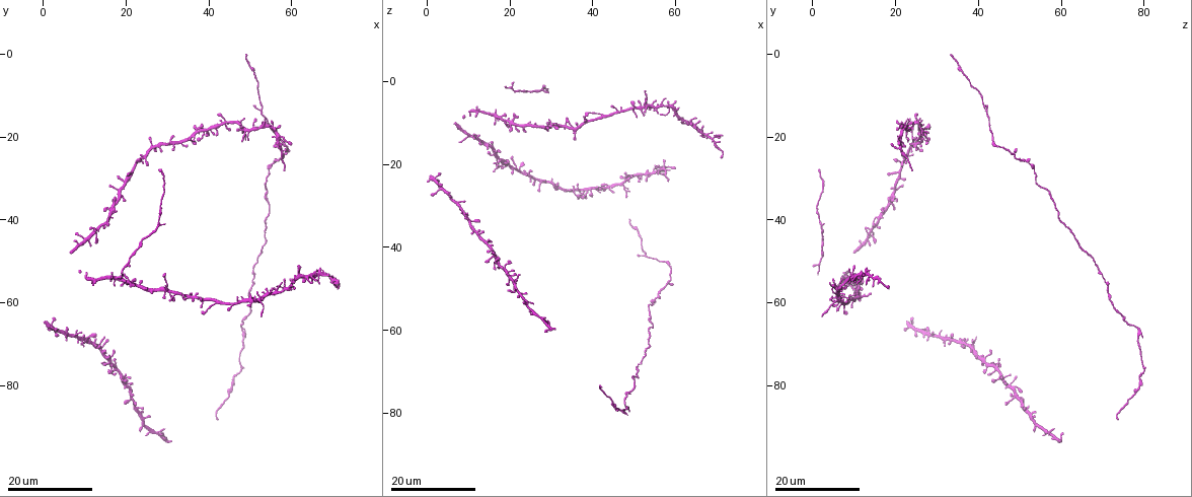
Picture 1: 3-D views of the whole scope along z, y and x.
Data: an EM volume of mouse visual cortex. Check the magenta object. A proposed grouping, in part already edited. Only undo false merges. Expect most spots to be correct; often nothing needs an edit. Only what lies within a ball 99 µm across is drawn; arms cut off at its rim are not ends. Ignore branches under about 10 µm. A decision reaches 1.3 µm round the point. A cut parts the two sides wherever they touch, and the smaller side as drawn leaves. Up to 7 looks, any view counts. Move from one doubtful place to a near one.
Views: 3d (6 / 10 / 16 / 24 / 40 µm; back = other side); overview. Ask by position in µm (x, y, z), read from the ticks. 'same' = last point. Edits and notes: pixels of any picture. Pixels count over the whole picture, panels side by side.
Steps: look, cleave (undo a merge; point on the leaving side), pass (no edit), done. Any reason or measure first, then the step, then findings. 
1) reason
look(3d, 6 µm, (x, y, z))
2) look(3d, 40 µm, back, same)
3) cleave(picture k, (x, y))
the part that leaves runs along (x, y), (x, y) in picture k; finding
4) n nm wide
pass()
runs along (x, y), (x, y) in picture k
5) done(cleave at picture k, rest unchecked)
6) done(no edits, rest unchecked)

four-way junction
look(3d, 24 µm, (35.5, 20.0, 26.5))

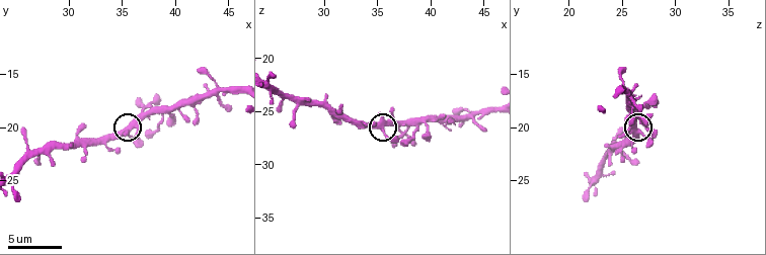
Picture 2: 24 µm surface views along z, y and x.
look(3d, 10 µm, (35.4, 20.4, 26.4))

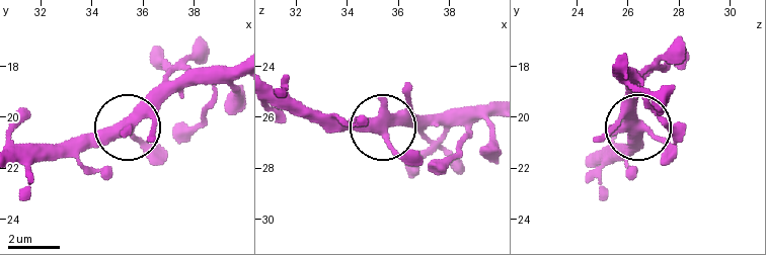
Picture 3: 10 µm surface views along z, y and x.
side arm 141 µm
pass()
all the same cell

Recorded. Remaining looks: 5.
four arms meet
look(3d, 16 µm, (47.5, 16.5, 25.0))

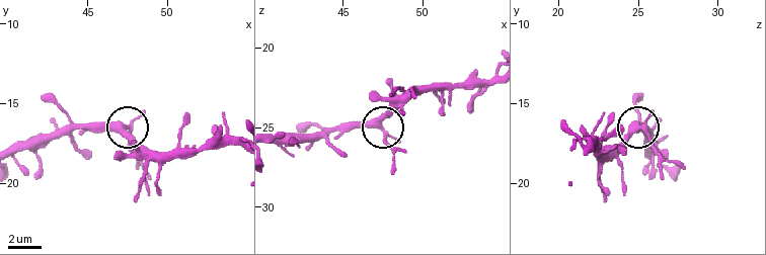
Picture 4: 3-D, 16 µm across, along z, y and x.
look(3d, 6 µm, (47.1, 16.5, 24.8))

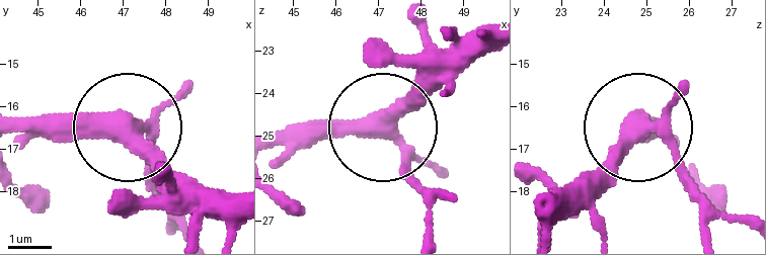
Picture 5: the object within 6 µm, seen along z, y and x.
look(3d, 6 µm, back, (47.15, 16.40, 24.75))

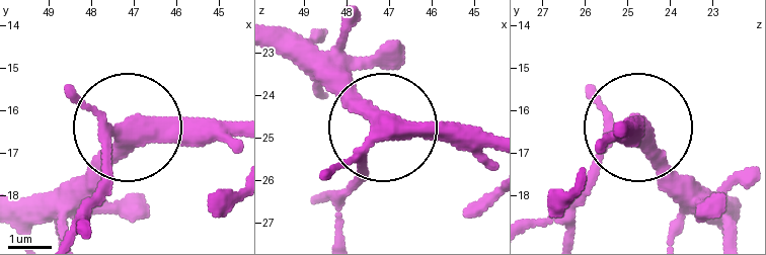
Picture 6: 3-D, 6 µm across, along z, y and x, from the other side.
pass()
runs along (238, 132), (129, 136), (68, 193) in picture 6; continuous, no second cell

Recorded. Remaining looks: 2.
two arms in line, one across
look(3d, 24 µm, (27.0, 42.0, 2.0))

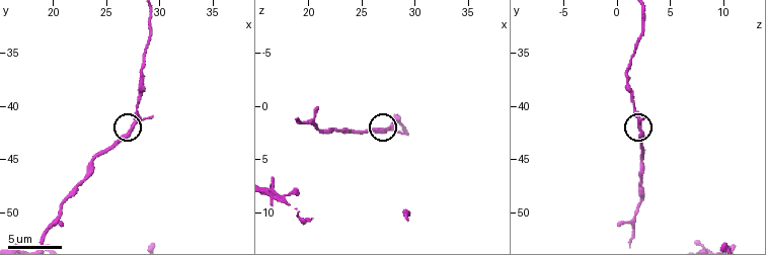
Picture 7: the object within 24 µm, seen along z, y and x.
look(3d, 6 µm, (27.6, 41.8, 2.2))

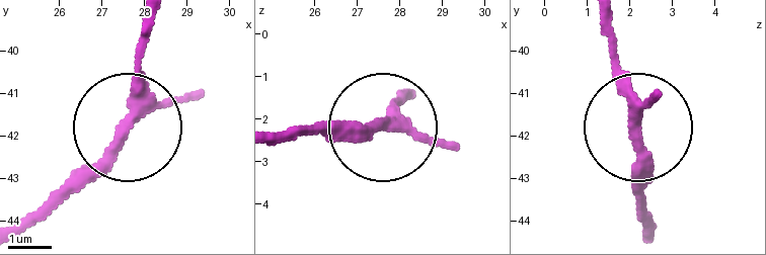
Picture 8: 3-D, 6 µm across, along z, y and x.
pass()
continuous, no second cell

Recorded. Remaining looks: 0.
done(no edits, rest unchecked)

